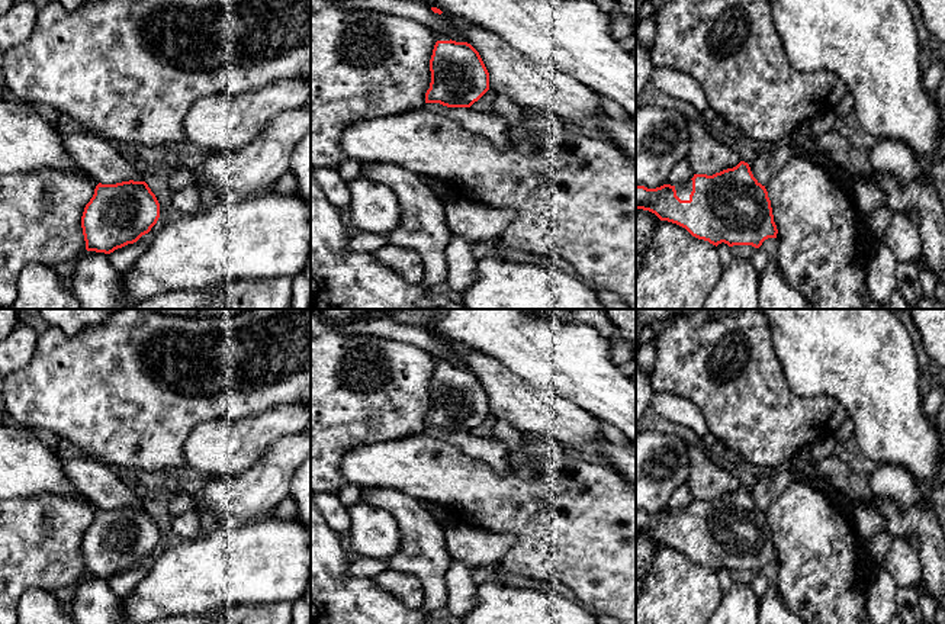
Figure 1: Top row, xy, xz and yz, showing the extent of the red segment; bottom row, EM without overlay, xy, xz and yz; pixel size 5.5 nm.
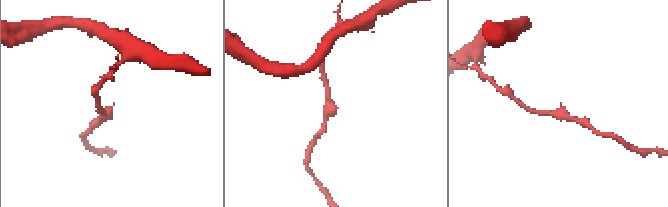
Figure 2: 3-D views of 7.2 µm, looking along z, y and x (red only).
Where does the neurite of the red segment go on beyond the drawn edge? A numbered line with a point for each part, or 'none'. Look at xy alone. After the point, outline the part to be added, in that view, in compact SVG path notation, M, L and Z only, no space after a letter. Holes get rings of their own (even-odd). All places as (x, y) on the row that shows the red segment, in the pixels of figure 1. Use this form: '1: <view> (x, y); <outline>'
none

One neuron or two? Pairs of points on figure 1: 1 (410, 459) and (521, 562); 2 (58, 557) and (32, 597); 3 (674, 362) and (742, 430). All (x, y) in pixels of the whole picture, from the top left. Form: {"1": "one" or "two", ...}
{"1": "one", "2": "two", "3": "one"}

